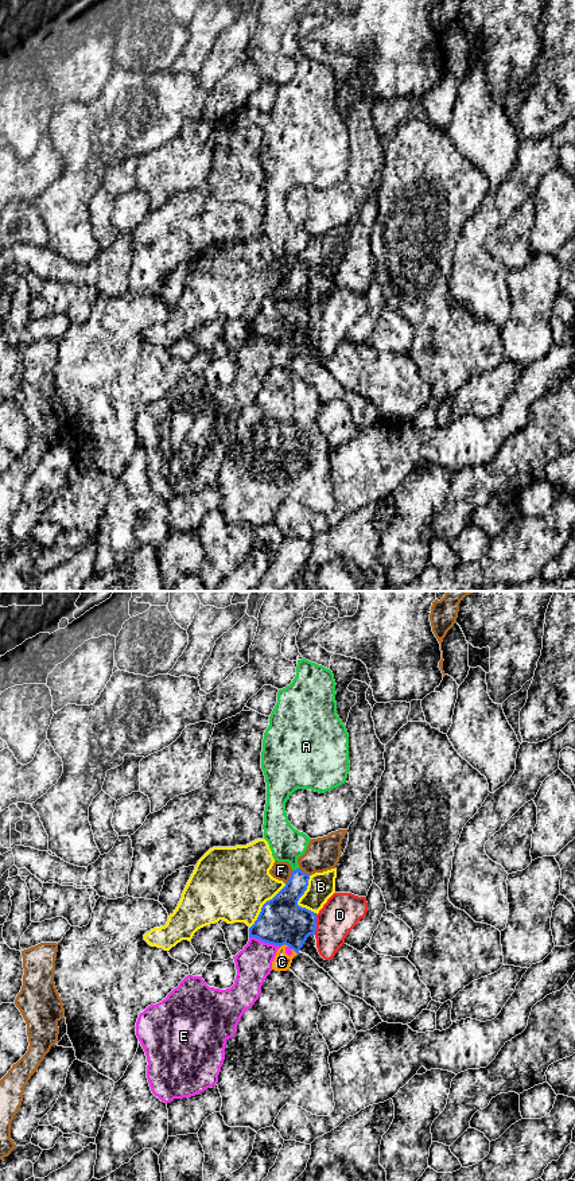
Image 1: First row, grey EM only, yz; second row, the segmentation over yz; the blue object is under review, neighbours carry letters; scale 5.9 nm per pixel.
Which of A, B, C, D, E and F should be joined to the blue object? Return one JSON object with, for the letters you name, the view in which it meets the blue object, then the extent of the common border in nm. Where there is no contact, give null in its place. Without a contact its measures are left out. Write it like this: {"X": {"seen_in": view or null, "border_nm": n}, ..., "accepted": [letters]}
{"A": {"seen_in": "yz", "border_nm": 40}, "accepted": ["A"]}

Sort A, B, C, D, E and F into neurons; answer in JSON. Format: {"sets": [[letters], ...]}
{"sets": [["A"], ["B"], ["C", "E"], ["D"], ["F"]]}

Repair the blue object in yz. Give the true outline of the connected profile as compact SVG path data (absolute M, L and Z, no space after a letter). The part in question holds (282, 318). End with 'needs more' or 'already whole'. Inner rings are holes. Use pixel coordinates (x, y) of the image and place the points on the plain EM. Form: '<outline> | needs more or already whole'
M306 55L298 57L295 75L277 89L277 100L263 136L261 166L267 179L264 236L273 256L288 259L294 268L285 283L263 302L257 316L249 325L249 334L279 343L285 341L296 350L307 334L315 331L316 310L298 302L310 276L310 272L299 265L298 255L306 249L311 236L291 222L285 199L296 186L325 190L346 179L350 167L349 131L337 112L335 82L330 66Z | needs more

